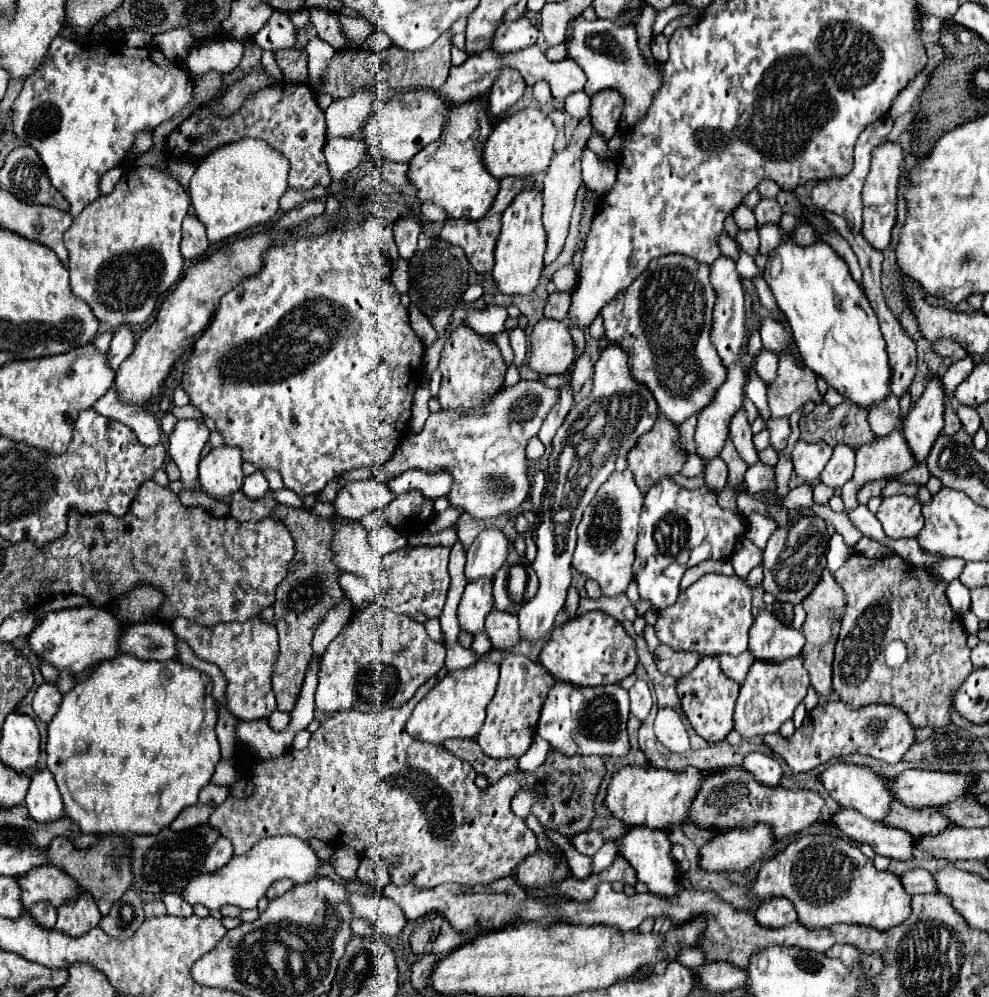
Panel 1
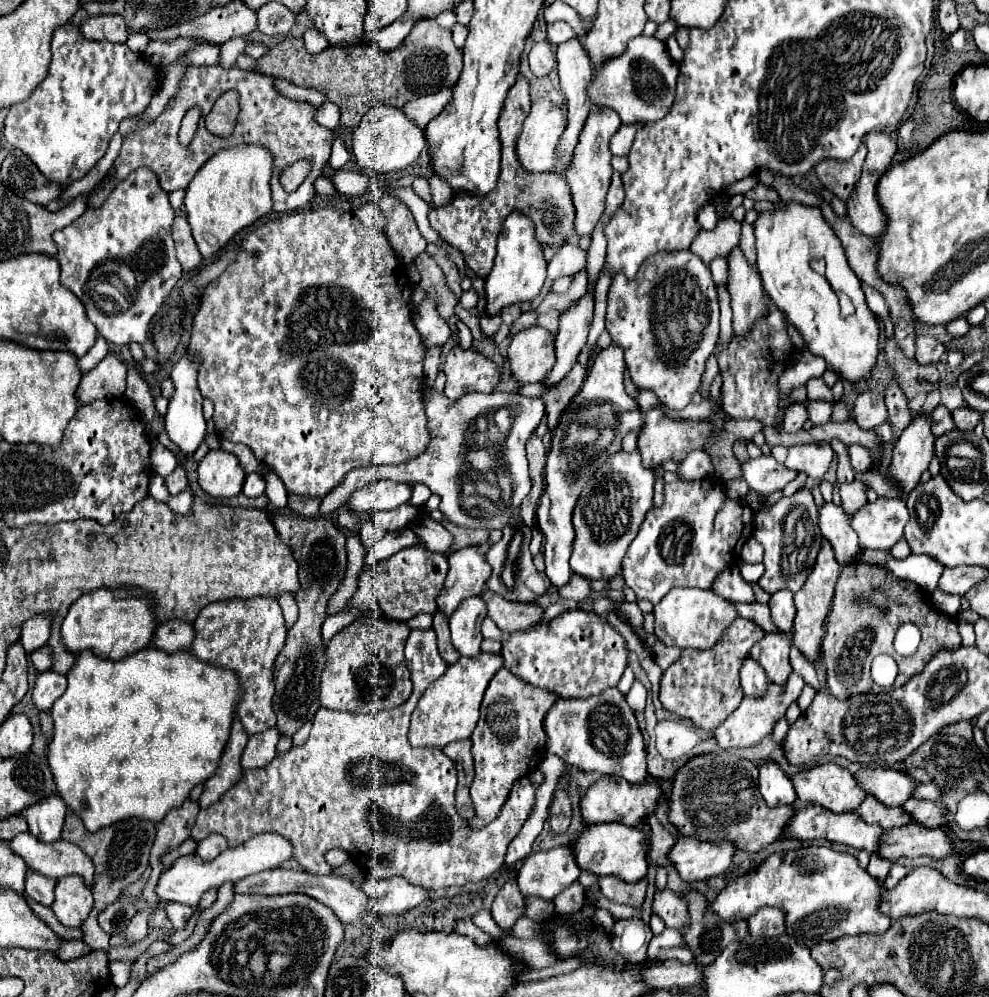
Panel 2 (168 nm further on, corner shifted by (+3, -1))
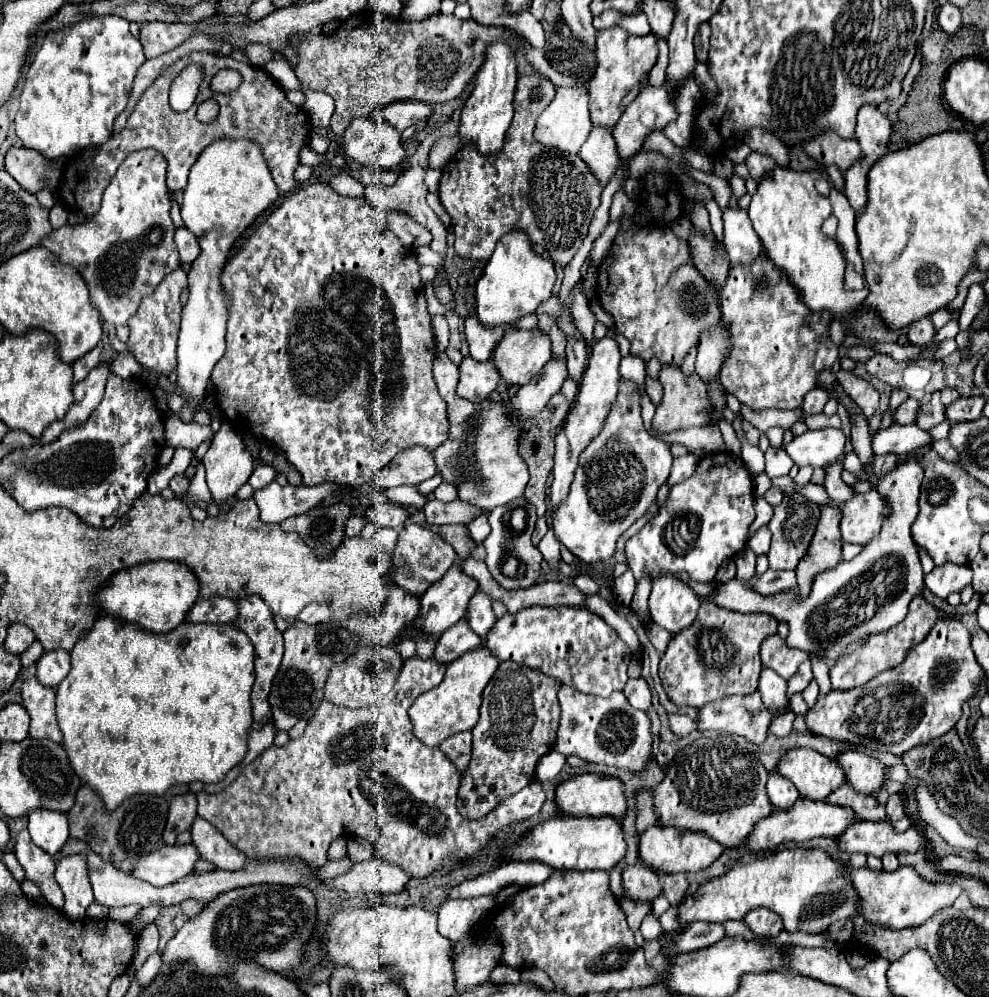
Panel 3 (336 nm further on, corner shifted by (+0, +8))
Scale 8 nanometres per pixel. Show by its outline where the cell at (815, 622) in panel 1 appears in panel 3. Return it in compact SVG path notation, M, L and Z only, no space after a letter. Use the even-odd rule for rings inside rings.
M821 505L821 517L811 539L807 555L797 565L799 593L807 595L815 571L825 571L841 561L841 539L839 539L841 511L835 505Z

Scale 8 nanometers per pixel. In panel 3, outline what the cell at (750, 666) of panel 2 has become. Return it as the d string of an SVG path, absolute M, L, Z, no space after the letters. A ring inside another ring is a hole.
M763 669L763 675L759 679L759 689L757 689L763 697L763 703L767 705L767 709L773 715L783 715L785 711L789 711L789 697L787 697L787 681L783 677L779 677L775 671L771 669Z

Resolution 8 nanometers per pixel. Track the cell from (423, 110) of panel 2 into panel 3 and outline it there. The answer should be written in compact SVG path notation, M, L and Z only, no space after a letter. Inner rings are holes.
M397 101L385 107L377 107L371 117L381 123L389 123L397 131L405 131L417 121L425 121L431 115L431 105L415 103L415 101Z

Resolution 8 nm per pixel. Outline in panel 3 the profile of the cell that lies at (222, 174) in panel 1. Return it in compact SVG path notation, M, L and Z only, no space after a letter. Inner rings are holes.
M221 139L215 141L197 163L191 167L189 183L183 193L181 215L185 227L197 235L201 255L193 261L187 273L189 297L181 313L181 333L177 343L177 385L193 397L185 407L199 409L197 399L205 395L205 385L215 363L225 353L225 331L229 315L229 297L221 285L223 267L231 255L235 241L245 229L279 197L277 185L267 169L263 153L247 139Z

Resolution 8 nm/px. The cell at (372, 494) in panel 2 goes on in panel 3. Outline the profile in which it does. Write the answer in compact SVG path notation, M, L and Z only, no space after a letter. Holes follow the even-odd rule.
M415 445L403 451L403 455L395 457L387 467L383 467L373 483L383 489L393 489L399 485L419 485L435 473L437 465L433 459L433 451Z

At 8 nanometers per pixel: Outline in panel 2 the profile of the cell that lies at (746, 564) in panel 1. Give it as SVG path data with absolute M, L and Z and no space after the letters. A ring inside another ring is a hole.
M750 538L744 544L742 554L740 554L740 560L746 562L746 564L758 564L758 562L762 562L762 548L760 548L760 544L754 538Z

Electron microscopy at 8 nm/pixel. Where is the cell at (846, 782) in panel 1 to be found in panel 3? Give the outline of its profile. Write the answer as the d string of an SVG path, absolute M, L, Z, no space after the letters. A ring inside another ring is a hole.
M789 749L773 771L787 777L803 799L825 799L845 783L839 763L813 749Z

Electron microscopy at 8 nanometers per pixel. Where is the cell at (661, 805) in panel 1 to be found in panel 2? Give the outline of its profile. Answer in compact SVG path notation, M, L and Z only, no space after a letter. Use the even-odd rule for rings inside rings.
M602 776L582 796L580 810L582 810L582 818L584 818L586 824L622 822L622 824L628 824L628 826L638 826L642 820L646 820L650 814L656 812L656 806L658 806L658 800L660 800L662 794L664 794L664 790L656 780L632 784L632 782L628 782L620 776Z

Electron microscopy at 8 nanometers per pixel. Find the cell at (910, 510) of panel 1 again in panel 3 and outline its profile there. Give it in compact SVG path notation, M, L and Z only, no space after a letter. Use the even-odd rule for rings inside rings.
M871 489L867 493L857 493L841 505L841 539L845 543L869 543L883 525L887 517L887 507L881 495Z

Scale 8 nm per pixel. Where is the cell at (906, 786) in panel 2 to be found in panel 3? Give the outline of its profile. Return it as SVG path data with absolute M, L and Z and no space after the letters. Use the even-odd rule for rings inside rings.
M843 751L837 755L837 763L845 771L847 781L855 791L875 793L885 781L885 765L859 751Z

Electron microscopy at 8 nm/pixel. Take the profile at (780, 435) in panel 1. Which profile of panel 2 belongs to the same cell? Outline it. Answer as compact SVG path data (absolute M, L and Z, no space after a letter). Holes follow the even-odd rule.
M794 402L794 404L790 404L790 406L786 408L786 412L784 412L782 430L784 430L784 432L790 432L790 434L796 434L796 432L802 428L802 424L806 422L806 418L808 418L806 408L804 408L802 404Z

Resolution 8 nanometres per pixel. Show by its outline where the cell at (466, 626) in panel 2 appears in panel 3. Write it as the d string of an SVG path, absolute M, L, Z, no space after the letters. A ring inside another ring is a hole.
M461 619L459 623L455 623L455 627L449 627L439 637L433 657L437 663L447 667L457 657L461 657L465 651L471 651L477 647L481 647L481 637L475 635L475 631L471 631L471 627L467 627L467 619Z

